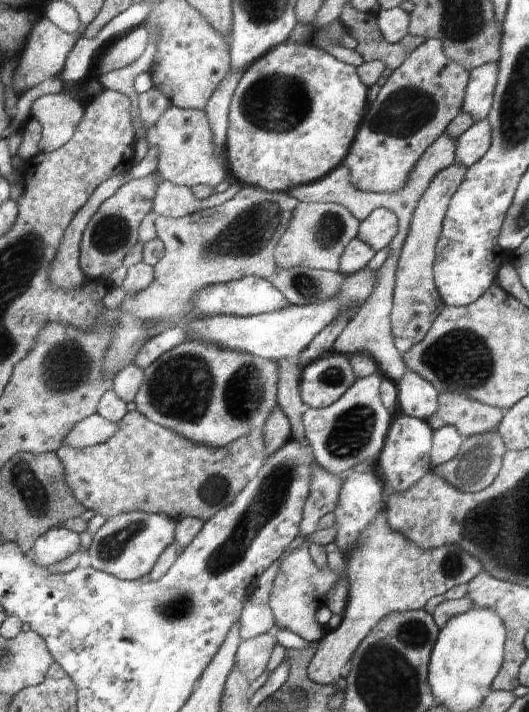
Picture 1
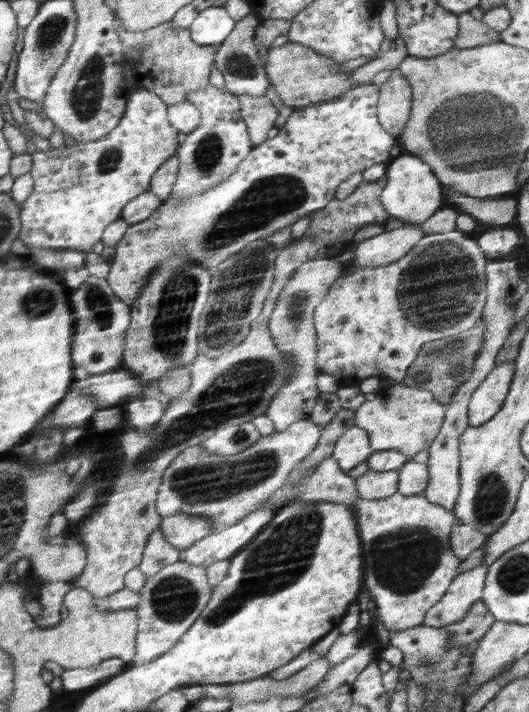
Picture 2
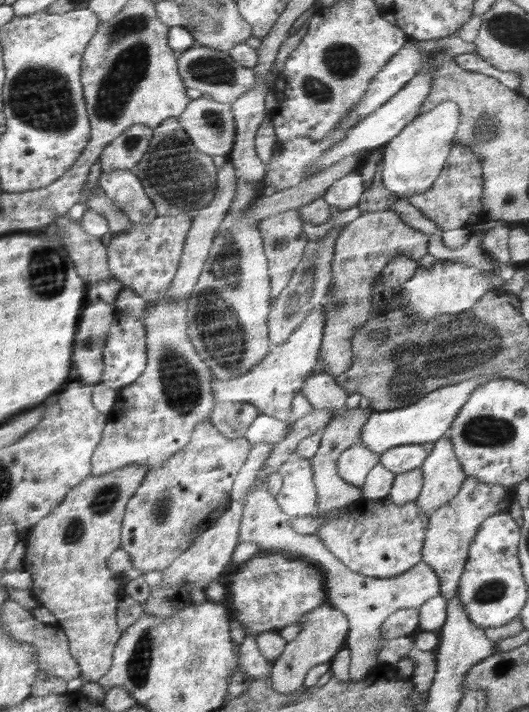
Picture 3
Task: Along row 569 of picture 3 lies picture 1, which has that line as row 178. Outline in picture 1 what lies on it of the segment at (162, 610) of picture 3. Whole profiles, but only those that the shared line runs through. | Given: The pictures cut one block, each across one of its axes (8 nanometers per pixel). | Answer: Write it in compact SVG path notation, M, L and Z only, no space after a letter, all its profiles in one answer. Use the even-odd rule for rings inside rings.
M173 104L172 108L158 122L157 143L160 144L160 162L158 166L161 176L173 183L189 186L220 186L230 173L227 161L216 156L214 130L205 110L188 110Z

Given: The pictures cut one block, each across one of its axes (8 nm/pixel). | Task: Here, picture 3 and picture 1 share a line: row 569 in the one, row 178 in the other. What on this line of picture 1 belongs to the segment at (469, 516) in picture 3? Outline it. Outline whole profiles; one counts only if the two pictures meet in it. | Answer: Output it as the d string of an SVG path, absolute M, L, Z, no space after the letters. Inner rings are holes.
M456 162L438 172L422 194L422 200L418 200L417 210L414 211L408 238L405 239L398 257L396 290L393 292L393 308L389 316L393 340L400 354L406 354L414 344L425 338L446 305L438 292L437 284L434 284L434 260L450 200L464 182L466 170L464 164Z

